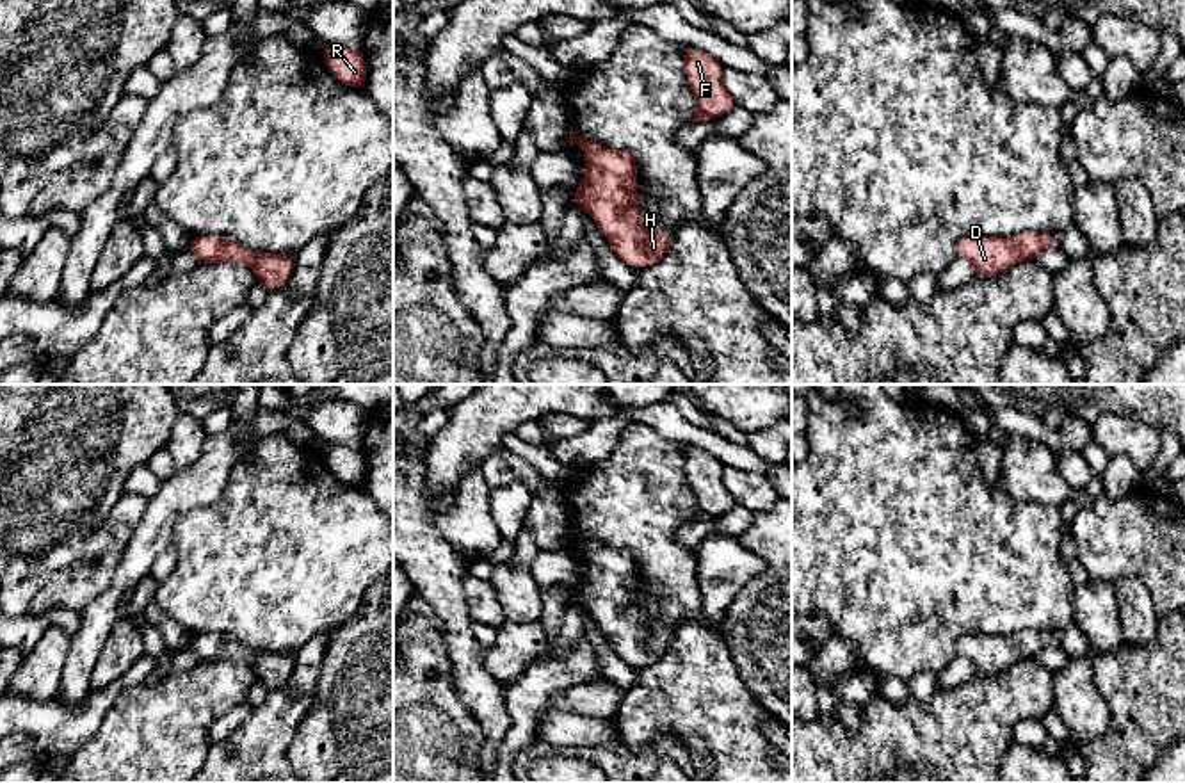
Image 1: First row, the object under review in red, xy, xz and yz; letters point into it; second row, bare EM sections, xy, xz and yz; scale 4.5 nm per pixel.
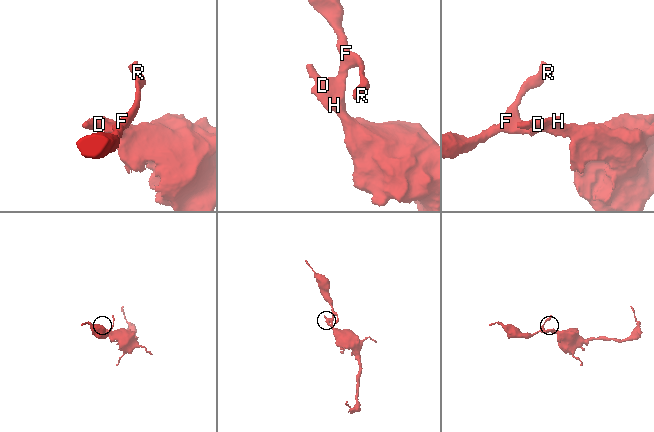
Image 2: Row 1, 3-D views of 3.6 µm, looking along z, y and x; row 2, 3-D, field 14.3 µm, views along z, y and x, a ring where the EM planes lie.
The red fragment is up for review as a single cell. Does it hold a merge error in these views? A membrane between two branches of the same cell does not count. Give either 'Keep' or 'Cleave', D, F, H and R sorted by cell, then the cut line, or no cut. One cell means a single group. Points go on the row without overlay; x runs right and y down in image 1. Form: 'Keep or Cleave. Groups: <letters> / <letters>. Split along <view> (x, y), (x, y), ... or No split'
Keep. Groups: D F H R. No split

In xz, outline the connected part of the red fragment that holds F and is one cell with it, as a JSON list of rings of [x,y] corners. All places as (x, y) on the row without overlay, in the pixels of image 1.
[[[681,445],[685,457],[685,475],[696,498],[692,521],[715,518],[737,505],[722,480],[724,464],[710,452],[694,445]]]

